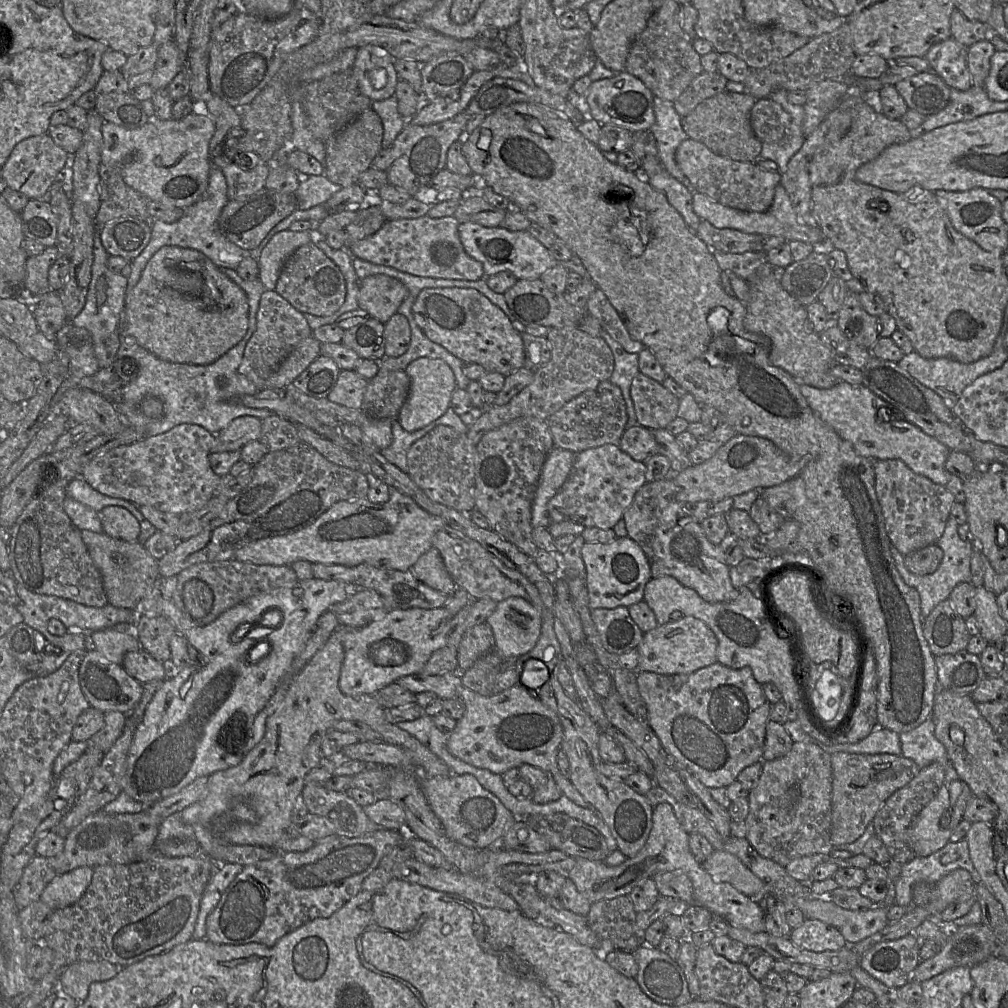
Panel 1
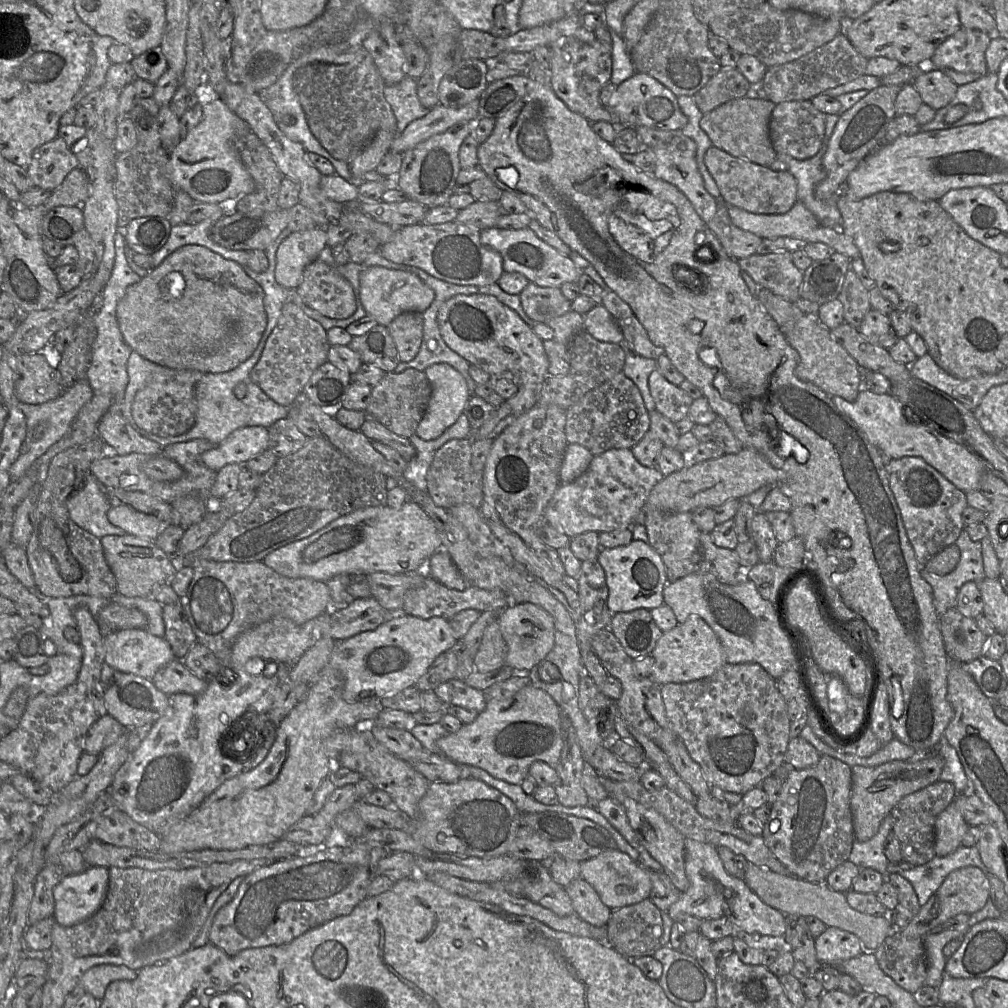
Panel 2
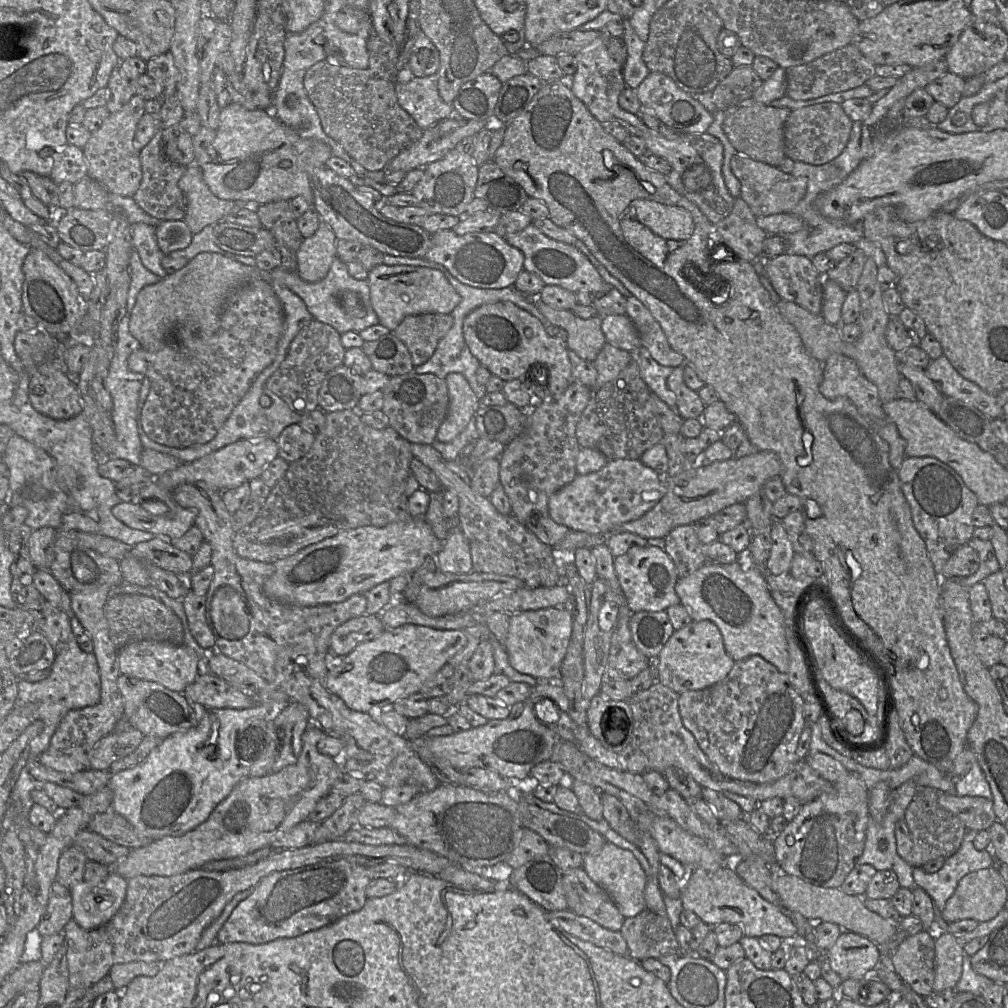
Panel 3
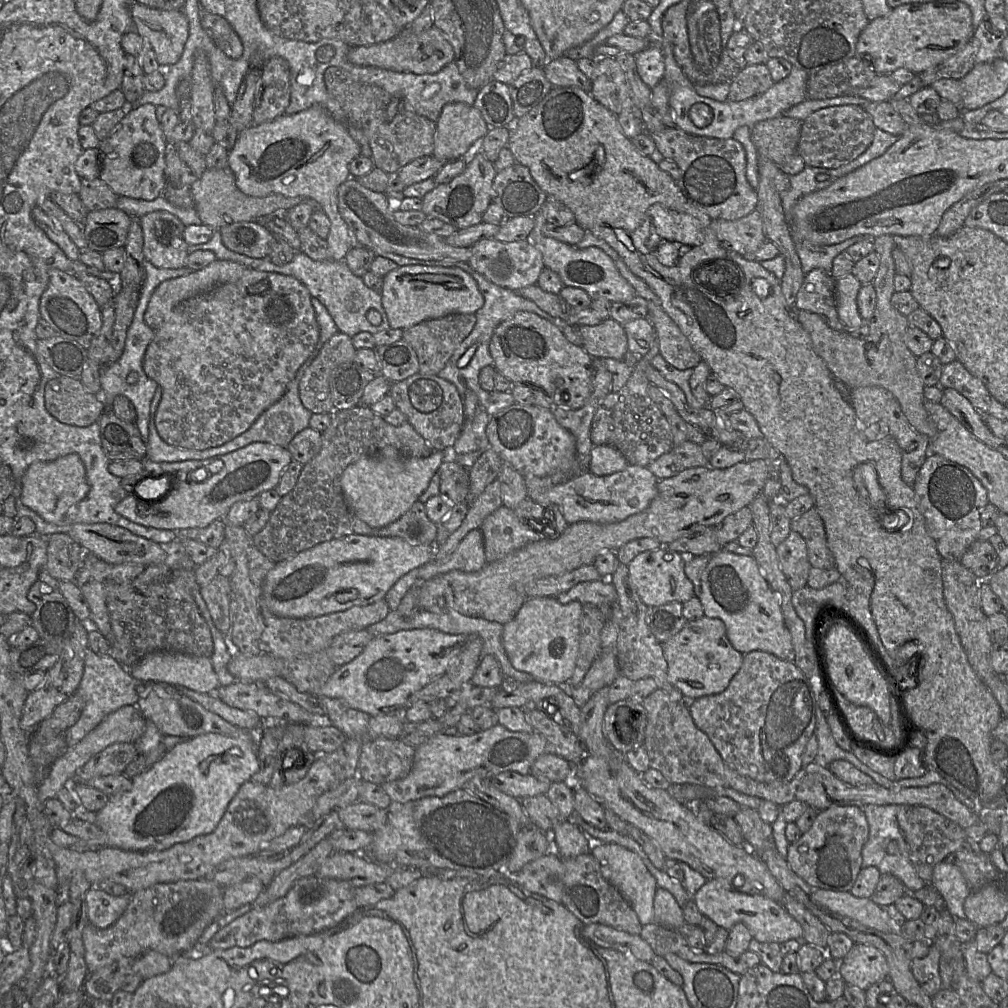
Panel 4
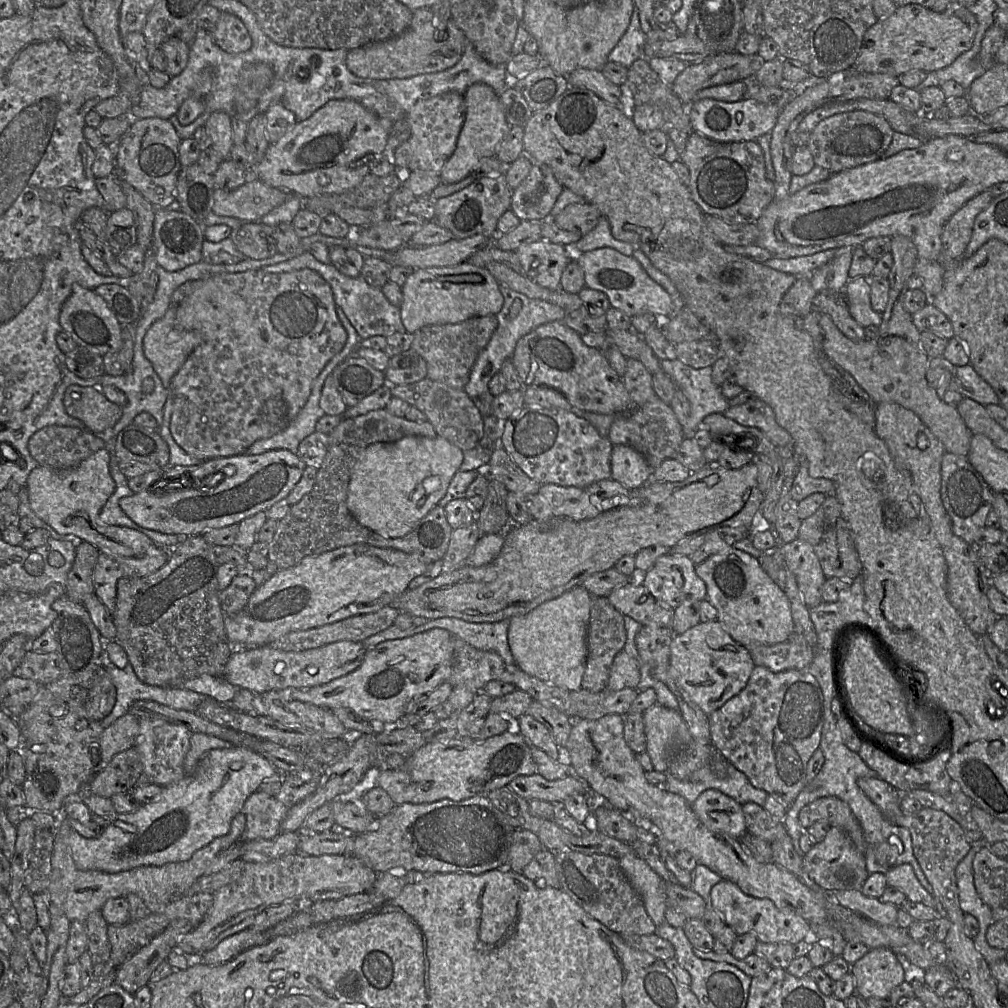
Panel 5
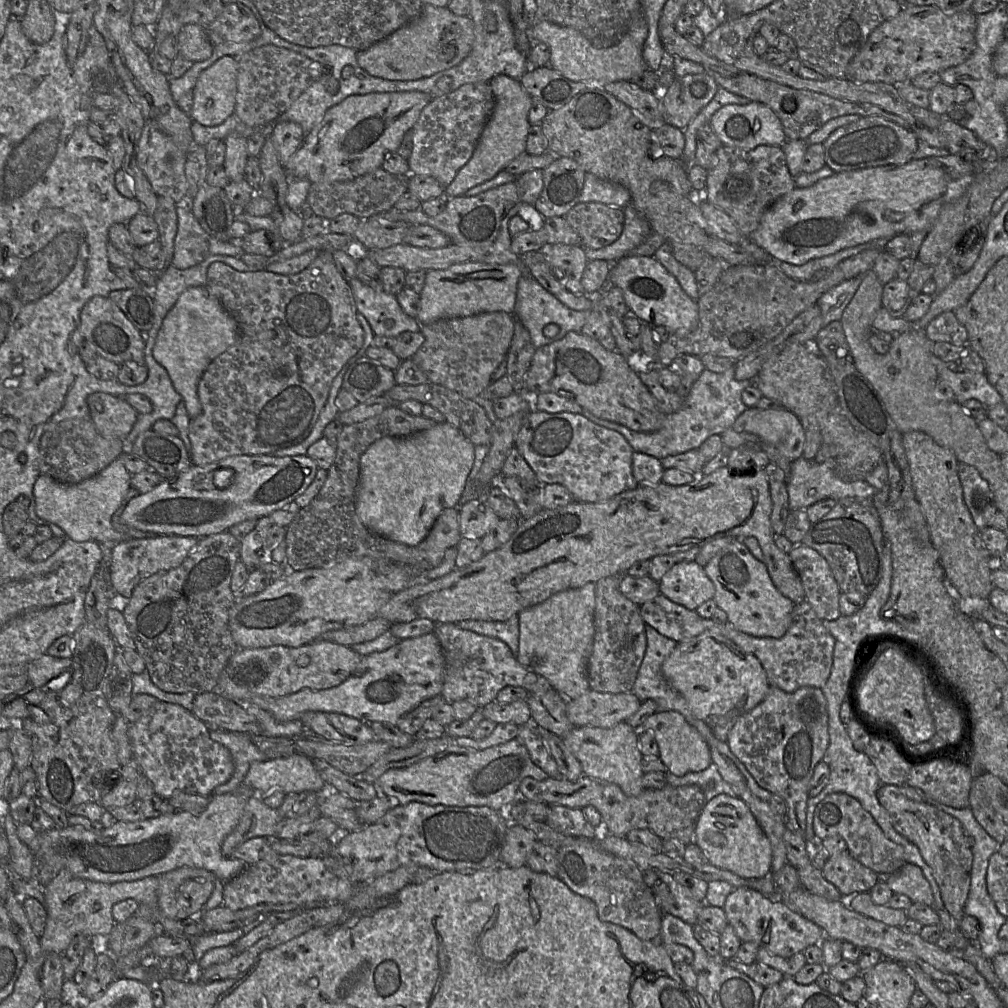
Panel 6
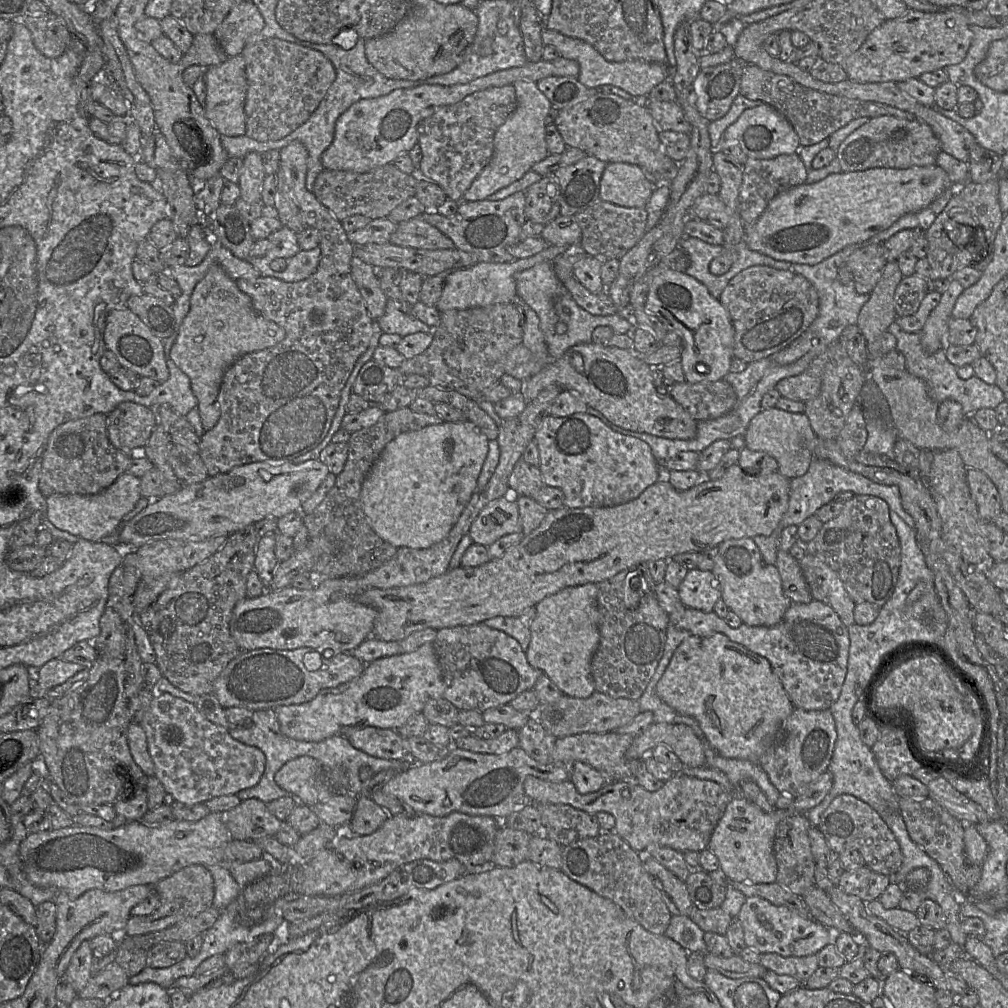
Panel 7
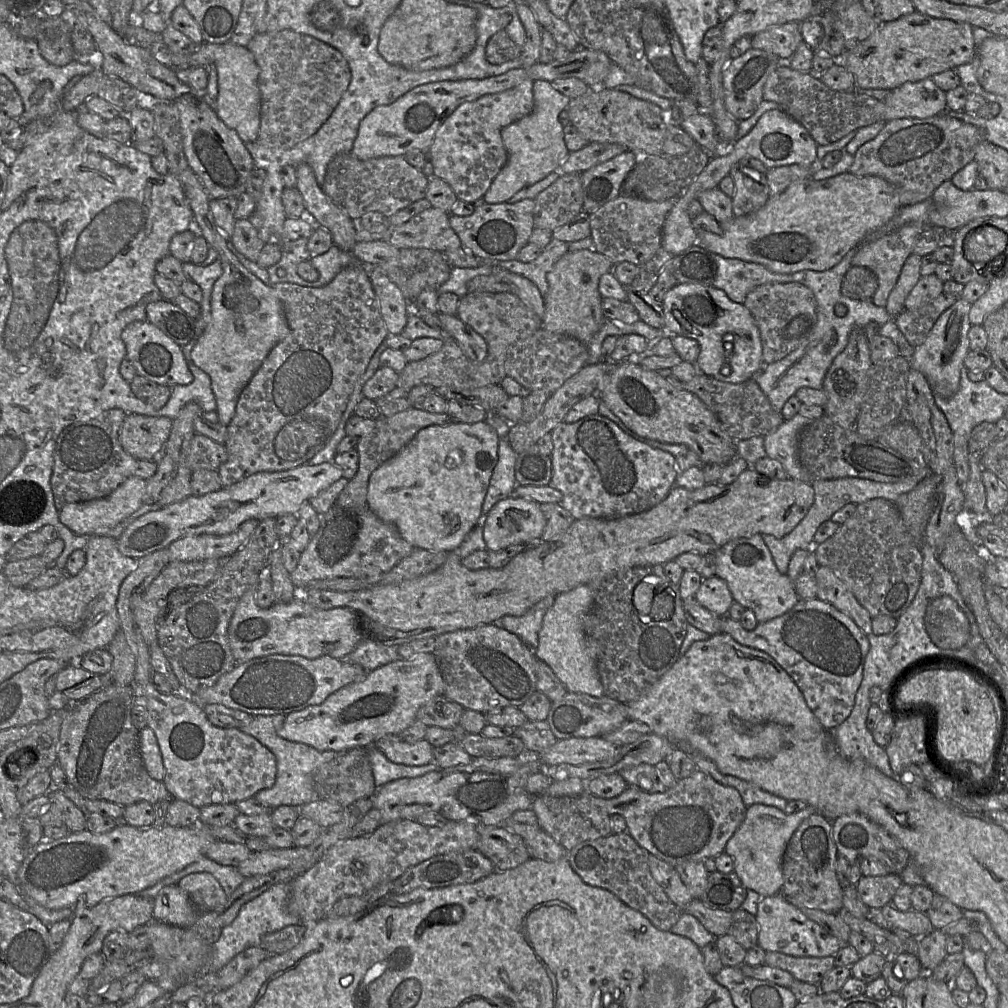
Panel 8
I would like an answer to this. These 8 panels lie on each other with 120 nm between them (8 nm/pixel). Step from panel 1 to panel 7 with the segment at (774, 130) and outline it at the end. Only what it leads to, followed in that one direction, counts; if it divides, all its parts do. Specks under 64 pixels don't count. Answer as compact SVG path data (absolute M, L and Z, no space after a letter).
M880 116L869 119L840 144L836 158L842 172L864 171L872 168L907 169L914 166L935 165L941 144L932 128L915 118L898 119Z

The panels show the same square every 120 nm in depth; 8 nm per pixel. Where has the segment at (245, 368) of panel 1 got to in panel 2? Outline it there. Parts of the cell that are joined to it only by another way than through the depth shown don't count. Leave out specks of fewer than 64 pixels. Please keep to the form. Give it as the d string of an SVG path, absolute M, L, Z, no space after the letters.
M286 302L276 326L268 336L261 356L250 372L250 380L277 404L290 408L302 398L303 389L317 368L328 362L331 345L327 339L327 330L317 321L308 317L295 303Z

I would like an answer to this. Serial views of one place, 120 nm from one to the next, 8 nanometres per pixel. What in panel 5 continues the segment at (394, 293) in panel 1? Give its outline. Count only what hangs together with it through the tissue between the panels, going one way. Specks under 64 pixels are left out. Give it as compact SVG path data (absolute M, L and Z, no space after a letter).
M466 262L456 266L414 269L401 289L401 320L405 331L412 334L428 325L453 324L472 317L496 315L504 303L500 285L489 270Z

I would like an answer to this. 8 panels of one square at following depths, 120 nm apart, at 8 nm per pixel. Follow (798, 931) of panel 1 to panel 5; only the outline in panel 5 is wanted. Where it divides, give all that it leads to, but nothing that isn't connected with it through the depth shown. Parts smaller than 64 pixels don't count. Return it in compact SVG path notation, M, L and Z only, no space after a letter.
M887 948L870 949L851 965L855 994L864 999L887 1000L892 990L906 980L904 962Z

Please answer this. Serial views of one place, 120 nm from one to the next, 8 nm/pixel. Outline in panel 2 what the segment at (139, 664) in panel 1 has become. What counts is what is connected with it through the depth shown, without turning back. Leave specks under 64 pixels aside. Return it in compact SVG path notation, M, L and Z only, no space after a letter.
M179 659L159 669L152 682L168 696L177 693L197 695L204 692L208 684L206 679L194 675Z

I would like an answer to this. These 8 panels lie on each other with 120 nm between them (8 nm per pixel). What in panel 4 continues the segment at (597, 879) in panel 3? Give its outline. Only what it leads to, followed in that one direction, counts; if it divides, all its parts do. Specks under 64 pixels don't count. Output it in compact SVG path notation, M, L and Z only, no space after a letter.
M594 844L590 853L598 860L603 877L612 884L631 905L642 926L653 923L653 901L658 888L656 879L642 859L617 844Z

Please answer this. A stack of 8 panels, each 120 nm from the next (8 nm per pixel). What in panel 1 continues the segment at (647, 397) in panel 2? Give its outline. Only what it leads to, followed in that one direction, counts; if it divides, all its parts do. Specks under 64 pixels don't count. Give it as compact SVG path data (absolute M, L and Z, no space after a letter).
M604 330L601 338L609 345L614 355L614 370L609 380L620 387L622 391L627 407L629 427L639 425L637 423L633 400L630 395L632 380L640 373L639 355L637 353L627 352L620 343Z

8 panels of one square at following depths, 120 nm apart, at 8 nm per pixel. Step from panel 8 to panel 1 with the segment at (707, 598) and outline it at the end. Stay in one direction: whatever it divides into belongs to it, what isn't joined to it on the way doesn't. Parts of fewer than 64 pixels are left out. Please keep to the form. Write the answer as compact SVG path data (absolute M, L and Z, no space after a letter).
M629 537L616 538L610 543L587 543L581 549L588 592L588 607L614 609L629 607L643 601L645 585L652 579L650 565L641 547Z

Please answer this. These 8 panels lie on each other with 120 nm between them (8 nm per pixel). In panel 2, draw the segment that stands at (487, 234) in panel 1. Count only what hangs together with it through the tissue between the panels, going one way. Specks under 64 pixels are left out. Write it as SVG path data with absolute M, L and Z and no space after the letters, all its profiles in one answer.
M529 226L518 230L505 230L496 227L480 231L483 245L500 253L503 259L504 272L523 274L531 283L543 287L558 287L566 282L577 283L582 271L570 257L558 252L555 248L541 240Z

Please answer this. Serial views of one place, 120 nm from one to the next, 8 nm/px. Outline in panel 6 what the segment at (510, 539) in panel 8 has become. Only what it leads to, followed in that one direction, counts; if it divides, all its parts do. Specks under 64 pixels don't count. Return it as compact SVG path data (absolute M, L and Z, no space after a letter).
M485 497L466 502L459 510L460 531L463 536L481 539L499 522Z

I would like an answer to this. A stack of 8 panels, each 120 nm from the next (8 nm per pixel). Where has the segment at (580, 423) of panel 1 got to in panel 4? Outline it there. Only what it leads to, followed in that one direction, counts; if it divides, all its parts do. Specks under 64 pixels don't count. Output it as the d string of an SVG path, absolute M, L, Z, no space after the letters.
M639 363L634 366L626 385L618 392L609 393L601 401L592 421L590 435L593 445L612 446L624 455L629 465L647 467L663 454L671 452L674 444L670 423L648 395L649 380Z

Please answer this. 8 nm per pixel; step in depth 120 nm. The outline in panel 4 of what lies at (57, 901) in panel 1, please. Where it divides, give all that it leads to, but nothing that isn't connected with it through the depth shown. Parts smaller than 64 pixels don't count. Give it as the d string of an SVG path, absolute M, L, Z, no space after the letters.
M92 887L85 895L89 925L105 929L112 926L125 912L130 894L112 896L100 889Z

